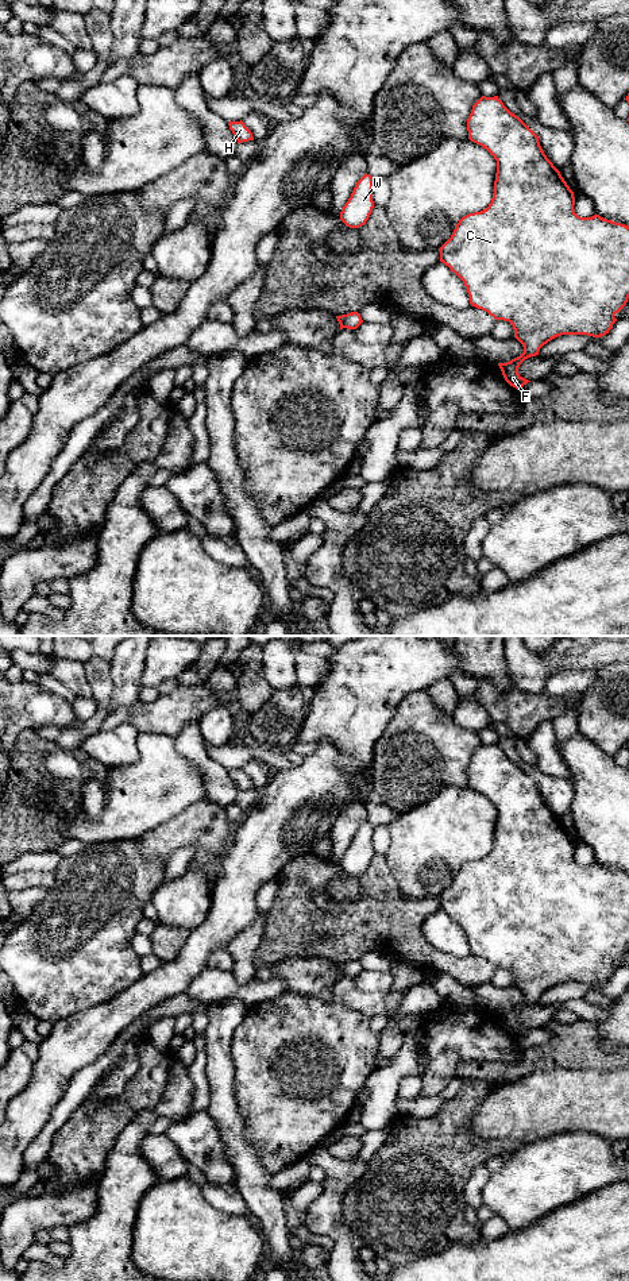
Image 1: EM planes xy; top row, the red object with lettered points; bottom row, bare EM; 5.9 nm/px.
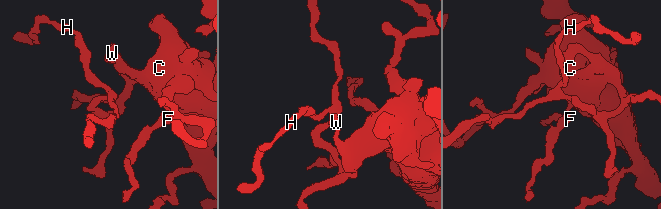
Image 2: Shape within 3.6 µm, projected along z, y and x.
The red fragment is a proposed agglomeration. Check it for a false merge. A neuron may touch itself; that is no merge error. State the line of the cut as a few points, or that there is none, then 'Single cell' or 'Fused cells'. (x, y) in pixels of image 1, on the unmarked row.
No split. Single cell

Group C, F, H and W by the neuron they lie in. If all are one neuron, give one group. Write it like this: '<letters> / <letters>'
C F H W

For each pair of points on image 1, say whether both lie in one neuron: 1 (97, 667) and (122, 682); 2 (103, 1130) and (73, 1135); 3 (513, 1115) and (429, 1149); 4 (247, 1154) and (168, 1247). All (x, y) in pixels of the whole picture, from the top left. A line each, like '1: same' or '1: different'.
1: different
2: same
3: different
4: different

